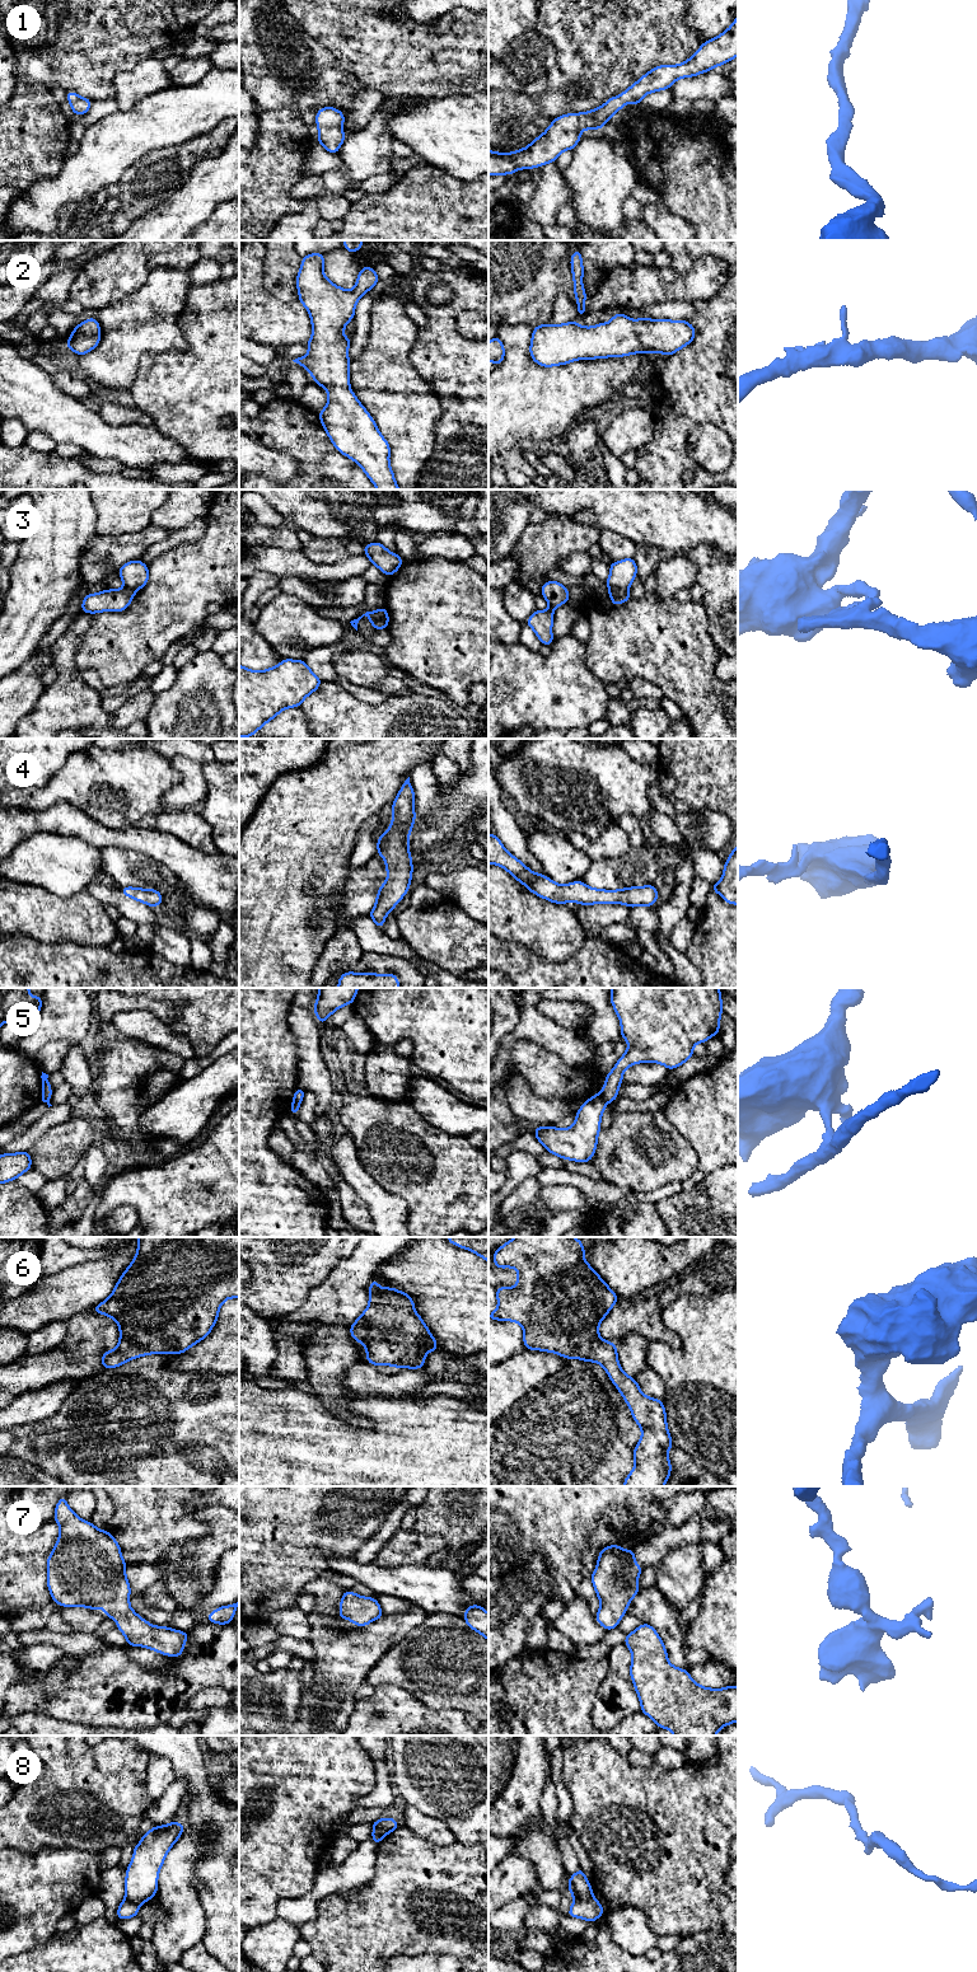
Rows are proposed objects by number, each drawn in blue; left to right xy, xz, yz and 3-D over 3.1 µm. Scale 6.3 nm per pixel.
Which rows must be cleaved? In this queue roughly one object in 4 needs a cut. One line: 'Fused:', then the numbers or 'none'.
Fused: 3, 5, 8

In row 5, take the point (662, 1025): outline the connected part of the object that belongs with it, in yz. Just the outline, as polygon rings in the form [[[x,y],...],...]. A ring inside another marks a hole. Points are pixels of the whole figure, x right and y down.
[[[611,988],[611,1003],[621,1022],[621,1036],[628,1043],[625,1054],[606,1074],[602,1096],[606,1102],[618,1097],[625,1071],[636,1063],[659,1063],[669,1071],[693,1057],[693,1046],[719,1035],[723,1013],[719,988]]]

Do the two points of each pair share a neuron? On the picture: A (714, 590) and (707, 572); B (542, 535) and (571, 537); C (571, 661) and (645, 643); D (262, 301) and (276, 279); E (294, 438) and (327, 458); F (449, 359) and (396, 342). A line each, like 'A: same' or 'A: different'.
A: same
B: same
C: different
D: different
E: same
F: different

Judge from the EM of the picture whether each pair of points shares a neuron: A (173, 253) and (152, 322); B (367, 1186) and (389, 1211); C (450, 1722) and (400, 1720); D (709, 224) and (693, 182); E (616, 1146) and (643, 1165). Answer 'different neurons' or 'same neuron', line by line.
A: different neurons
B: same neuron
C: same neuron
D: same neuron
E: same neuron

